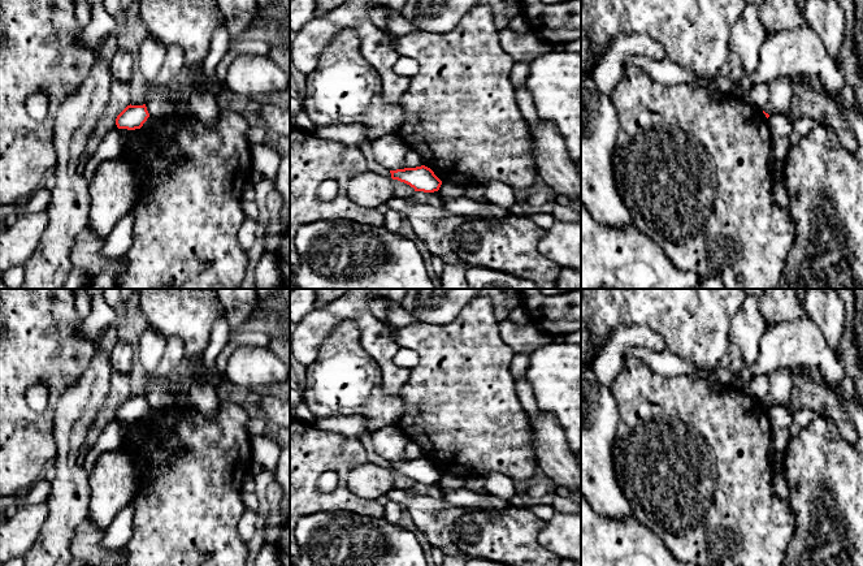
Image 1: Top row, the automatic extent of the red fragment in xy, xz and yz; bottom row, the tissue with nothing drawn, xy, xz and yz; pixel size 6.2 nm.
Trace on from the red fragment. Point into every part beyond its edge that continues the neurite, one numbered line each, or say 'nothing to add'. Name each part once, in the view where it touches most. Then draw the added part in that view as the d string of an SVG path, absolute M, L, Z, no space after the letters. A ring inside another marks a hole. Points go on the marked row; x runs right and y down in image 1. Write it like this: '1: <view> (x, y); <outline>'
nothing to add

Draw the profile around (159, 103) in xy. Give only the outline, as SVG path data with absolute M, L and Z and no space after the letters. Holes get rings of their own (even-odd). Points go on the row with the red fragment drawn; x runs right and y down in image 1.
M177 46L166 47L165 59L157 77L148 82L146 107L151 117L164 120L174 113L170 94L162 88L168 86L185 66L183 49Z

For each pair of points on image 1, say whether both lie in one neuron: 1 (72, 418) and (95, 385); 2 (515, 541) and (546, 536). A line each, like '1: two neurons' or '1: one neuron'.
1: one neuron
2: two neurons

